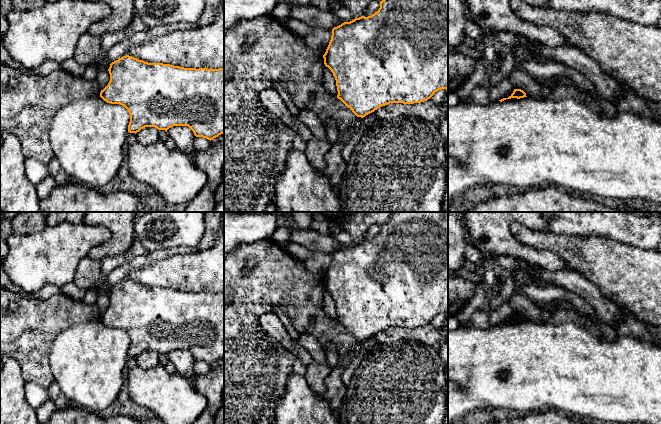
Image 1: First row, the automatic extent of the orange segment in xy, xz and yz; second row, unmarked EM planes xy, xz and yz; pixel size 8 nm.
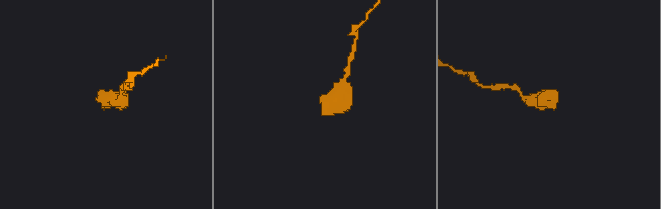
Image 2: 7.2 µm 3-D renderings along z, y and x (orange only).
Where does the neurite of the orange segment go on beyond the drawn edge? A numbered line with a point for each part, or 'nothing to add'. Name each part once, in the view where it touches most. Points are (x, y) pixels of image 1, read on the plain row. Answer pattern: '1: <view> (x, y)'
nothing to add

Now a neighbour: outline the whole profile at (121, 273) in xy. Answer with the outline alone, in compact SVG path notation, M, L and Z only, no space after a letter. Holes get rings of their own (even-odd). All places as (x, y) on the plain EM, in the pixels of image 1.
M178 246L148 252L147 254L131 257L122 266L114 269L108 275L103 277L103 283L110 289L119 282L128 279L131 271L147 266L150 263L157 262L177 254L192 254L197 252L196 247Z

